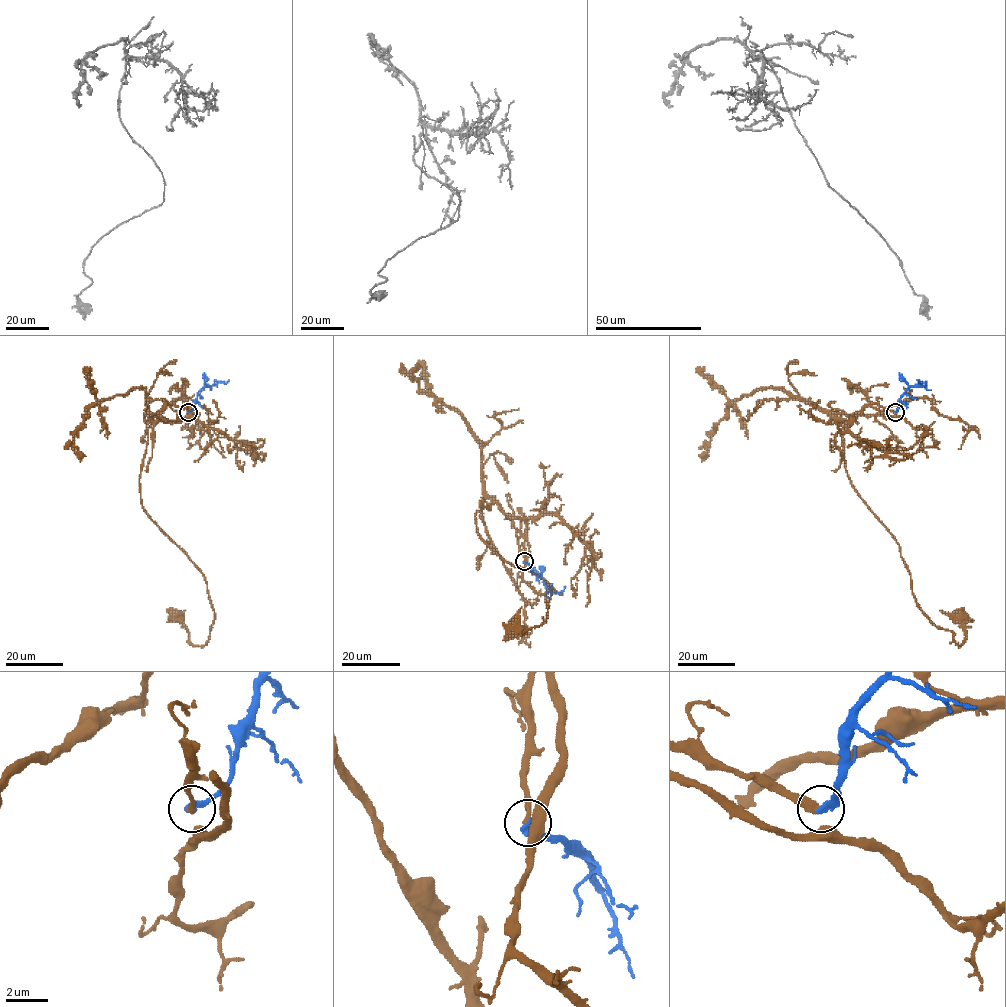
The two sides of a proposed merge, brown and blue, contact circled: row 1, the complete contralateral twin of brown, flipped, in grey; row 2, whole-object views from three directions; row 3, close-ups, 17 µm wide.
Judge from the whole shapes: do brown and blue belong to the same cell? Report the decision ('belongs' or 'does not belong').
belongs

